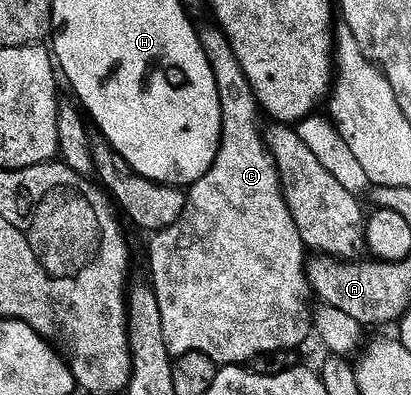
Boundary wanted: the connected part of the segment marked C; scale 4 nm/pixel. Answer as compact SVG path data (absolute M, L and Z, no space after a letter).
M215 23L200 25L196 30L198 39L202 43L202 51L206 51L206 63L210 63L210 71L214 71L214 83L218 87L218 107L220 108L220 146L210 163L210 167L204 174L191 185L187 186L184 198L184 210L182 215L170 227L155 230L148 241L148 273L150 284L154 295L158 299L158 315L162 315L162 339L166 343L169 354L173 358L180 357L190 351L204 353L217 366L238 365L251 362L253 357L259 357L262 353L277 353L283 349L301 348L307 337L313 332L312 312L313 306L308 305L310 290L308 287L307 275L305 273L306 246L299 238L298 229L294 225L290 211L287 209L286 199L280 190L279 177L276 174L274 159L271 151L264 141L262 124L260 125L261 110L256 104L256 92L250 87L246 75L242 71L242 63L238 63L238 55L229 47L226 35L221 31L220 26Z

